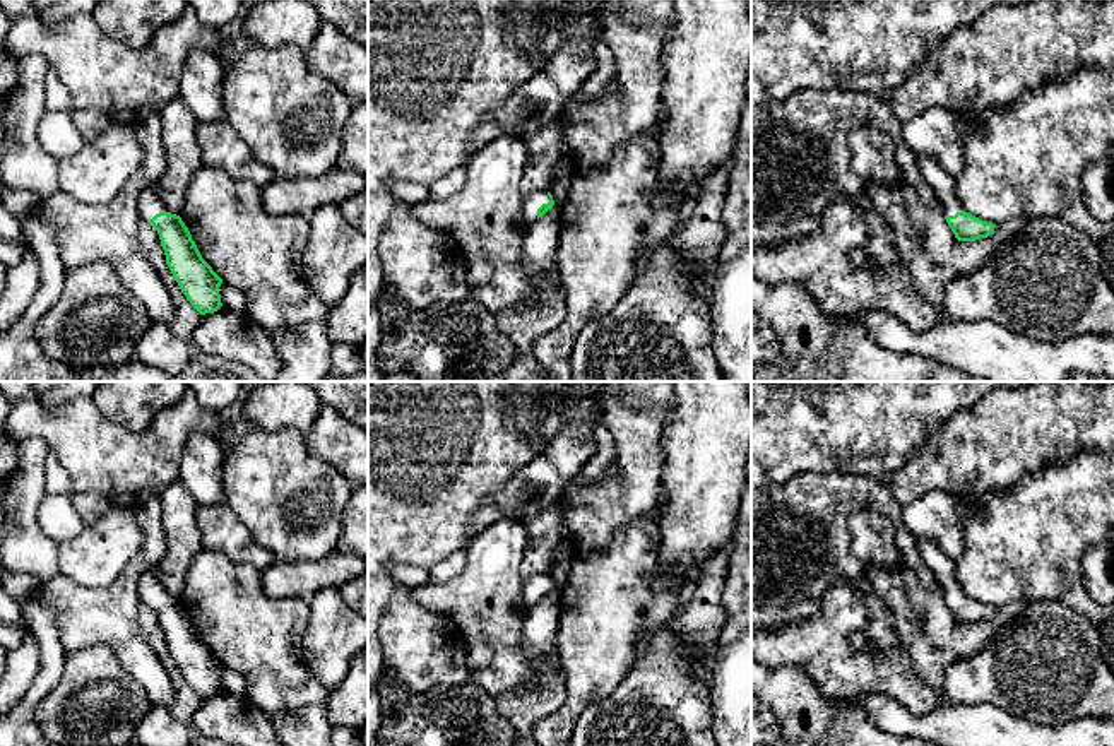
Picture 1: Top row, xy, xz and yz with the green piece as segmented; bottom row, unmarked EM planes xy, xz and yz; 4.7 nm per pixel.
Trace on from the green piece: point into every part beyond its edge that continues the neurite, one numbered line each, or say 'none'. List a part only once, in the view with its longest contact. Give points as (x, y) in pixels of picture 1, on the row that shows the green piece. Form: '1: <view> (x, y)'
1: xz (531, 201)

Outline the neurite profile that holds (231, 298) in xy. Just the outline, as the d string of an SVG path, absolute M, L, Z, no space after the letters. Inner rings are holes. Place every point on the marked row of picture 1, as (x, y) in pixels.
M222 282L219 286L221 303L224 308L246 313L246 298L236 287Z

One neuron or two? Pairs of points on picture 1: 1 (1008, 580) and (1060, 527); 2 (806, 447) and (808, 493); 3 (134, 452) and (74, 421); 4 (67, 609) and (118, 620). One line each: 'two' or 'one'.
1: one
2: two
3: one
4: one

